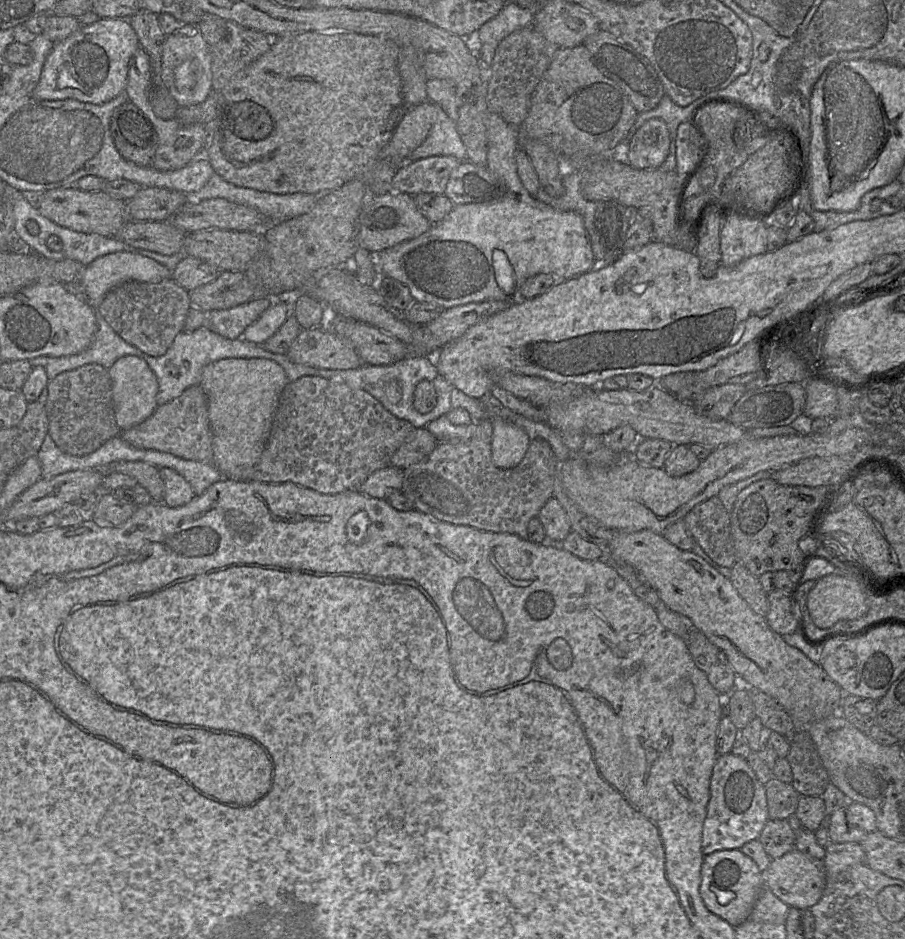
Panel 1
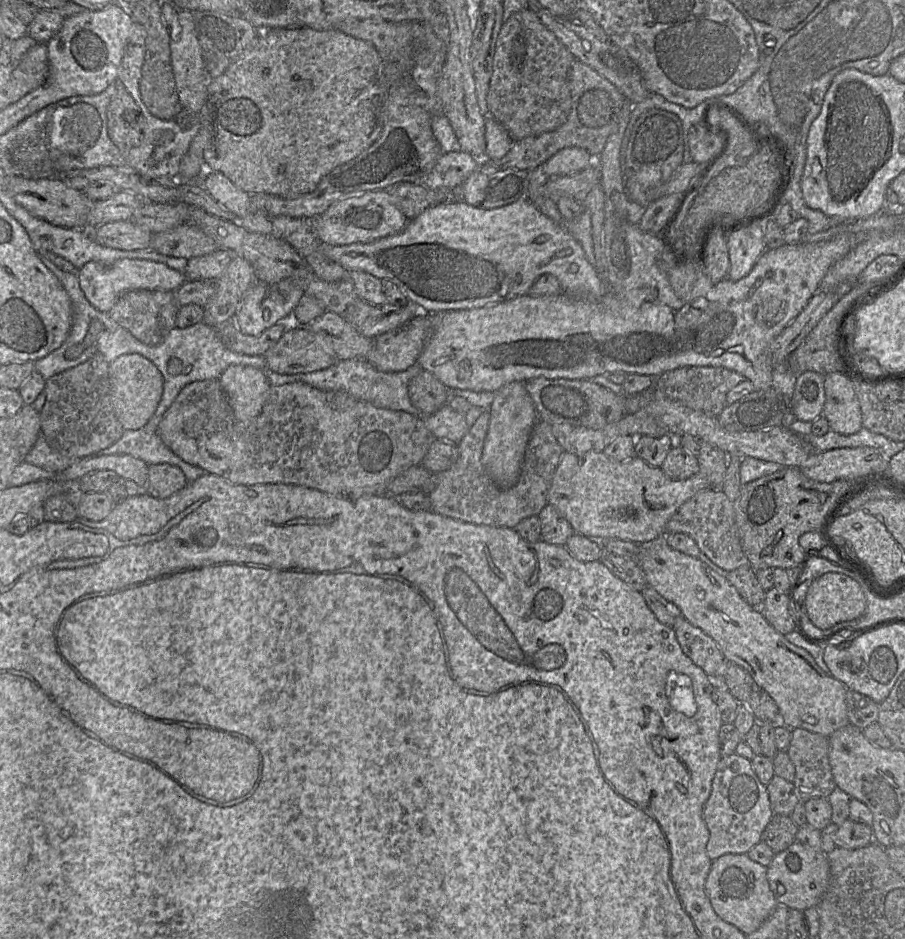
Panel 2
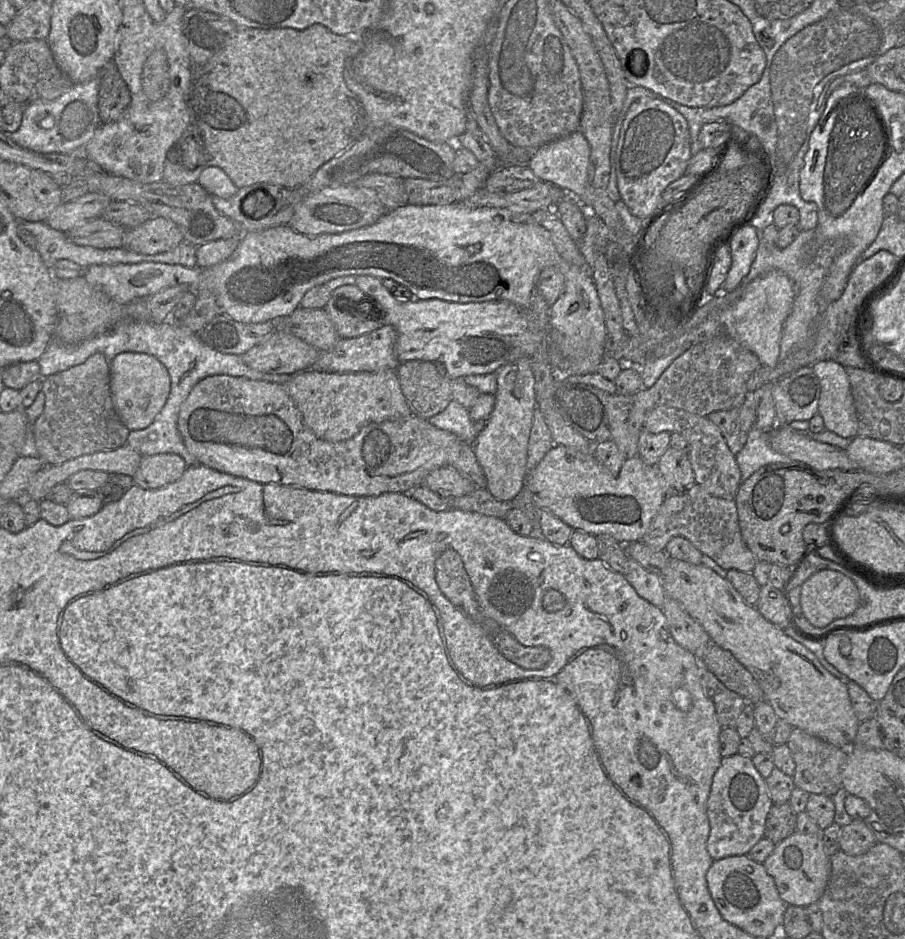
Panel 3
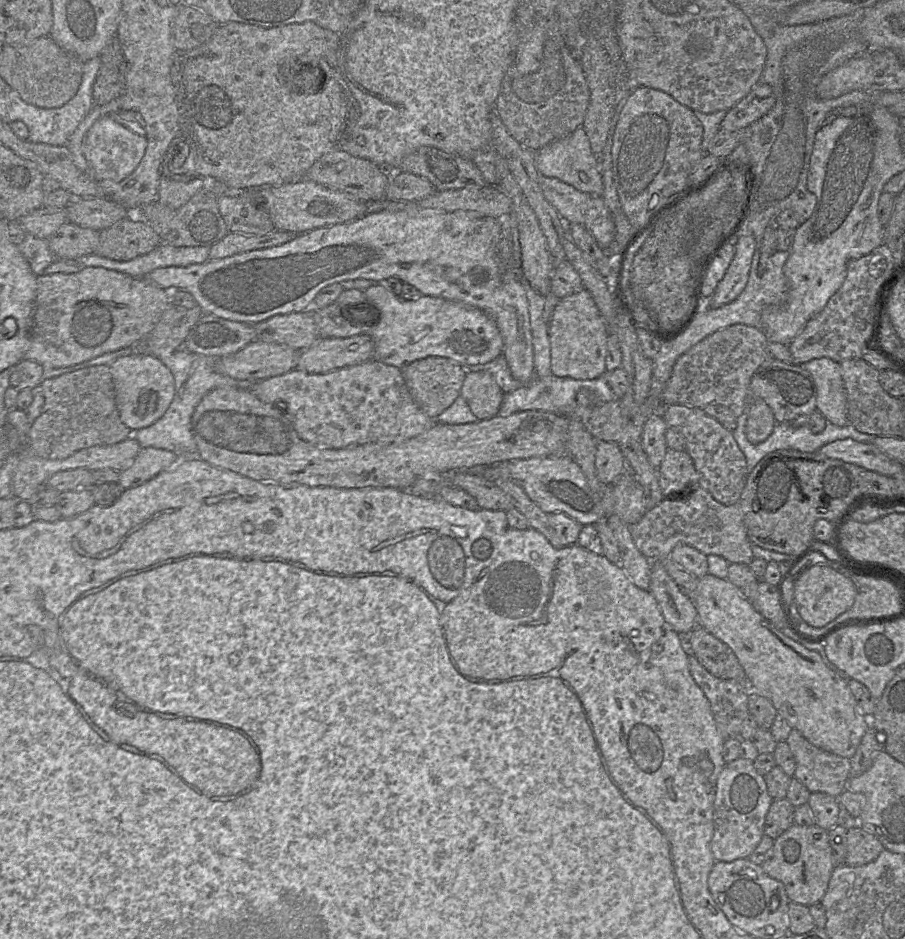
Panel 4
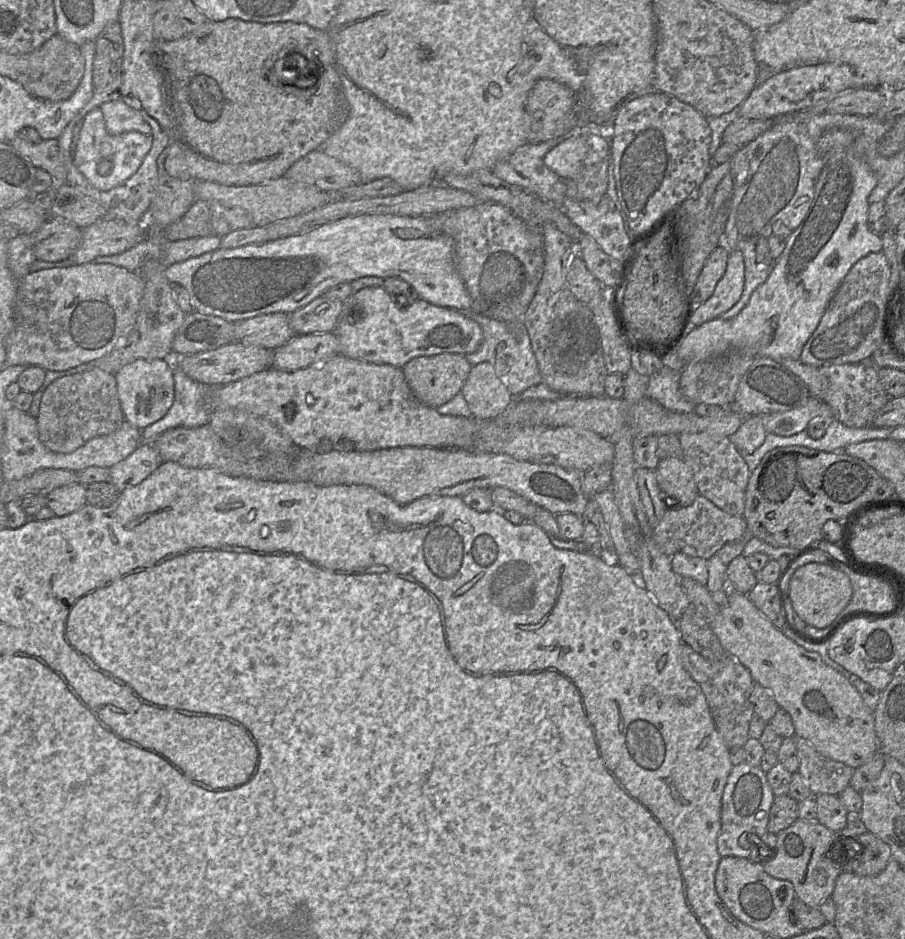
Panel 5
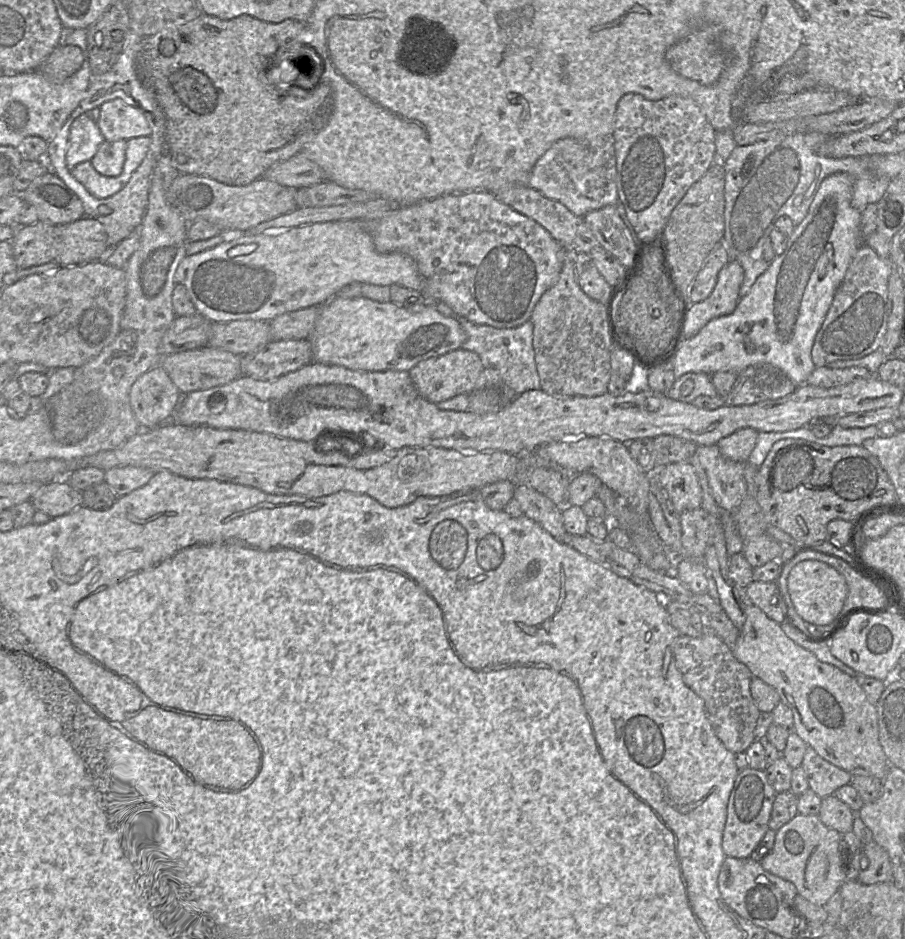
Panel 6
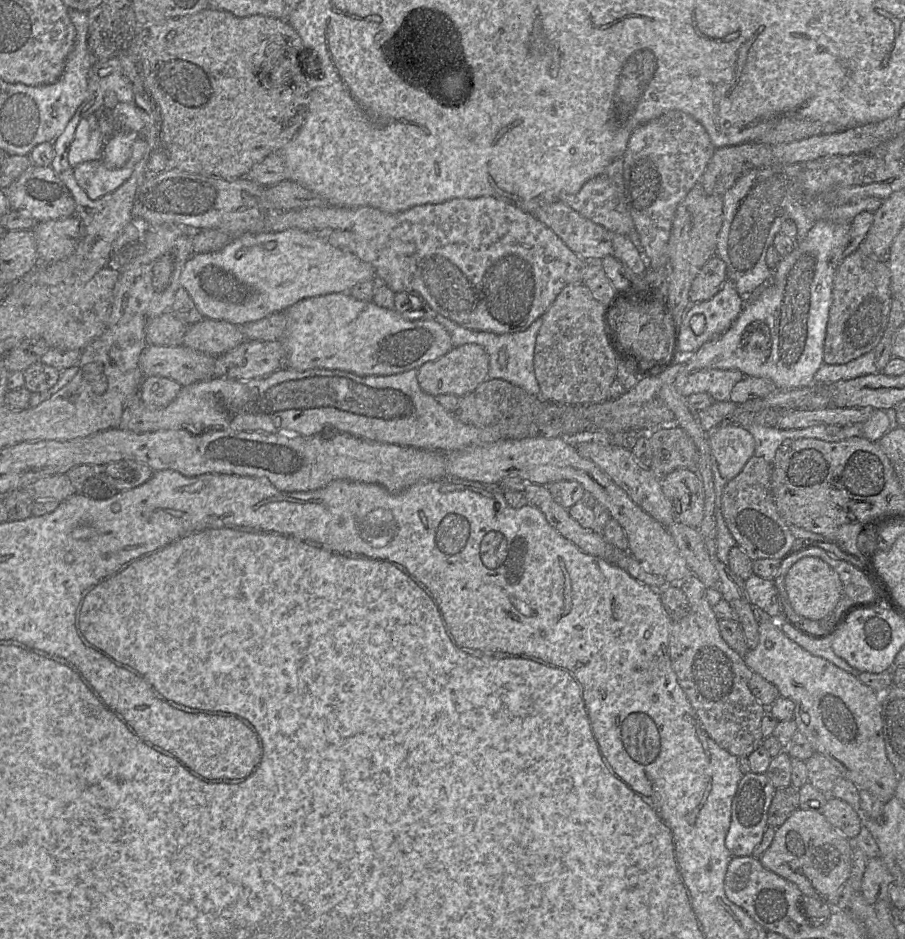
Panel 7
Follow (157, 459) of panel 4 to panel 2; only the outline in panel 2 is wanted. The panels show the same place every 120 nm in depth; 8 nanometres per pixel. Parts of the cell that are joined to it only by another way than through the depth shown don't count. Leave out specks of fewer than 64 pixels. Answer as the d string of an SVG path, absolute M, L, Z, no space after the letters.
M167 463L149 465L146 493L154 498L165 499L187 485L182 471Z

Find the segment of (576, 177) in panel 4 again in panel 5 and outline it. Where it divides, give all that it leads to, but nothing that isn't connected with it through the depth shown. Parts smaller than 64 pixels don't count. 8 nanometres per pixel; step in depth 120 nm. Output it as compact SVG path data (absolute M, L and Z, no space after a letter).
M572 138L549 152L544 163L559 176L573 179L580 172L584 155L584 141L581 138Z

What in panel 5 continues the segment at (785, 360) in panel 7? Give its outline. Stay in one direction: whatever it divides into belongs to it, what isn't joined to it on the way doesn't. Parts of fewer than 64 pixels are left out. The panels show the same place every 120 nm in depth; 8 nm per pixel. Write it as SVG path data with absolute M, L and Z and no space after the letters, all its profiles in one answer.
M844 129L826 131L818 140L818 148L821 155L825 158L826 164L819 174L816 183L812 205L800 225L793 230L791 235L787 238L787 243L784 251L781 253L774 264L774 268L764 283L759 285L752 293L747 305L732 319L715 318L704 322L700 326L695 327L689 333L686 334L676 351L679 358L685 363L690 361L701 361L714 359L730 352L751 353L758 357L769 357L777 361L781 361L783 358L790 358L799 360L802 349L808 339L811 337L815 329L817 328L826 308L830 301L834 297L844 277L847 275L851 267L861 258L867 256L870 253L882 251L882 239L881 236L871 232L867 225L867 216L869 210L868 197L871 191L877 185L877 178L875 174L870 170L867 164L855 156L851 151L851 134Z

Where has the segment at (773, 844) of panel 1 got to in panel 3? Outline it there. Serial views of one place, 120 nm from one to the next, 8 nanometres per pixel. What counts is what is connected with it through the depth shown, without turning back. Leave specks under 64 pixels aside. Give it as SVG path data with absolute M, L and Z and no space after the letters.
M789 802L773 804L766 818L764 838L779 844L796 831L796 822L797 814Z

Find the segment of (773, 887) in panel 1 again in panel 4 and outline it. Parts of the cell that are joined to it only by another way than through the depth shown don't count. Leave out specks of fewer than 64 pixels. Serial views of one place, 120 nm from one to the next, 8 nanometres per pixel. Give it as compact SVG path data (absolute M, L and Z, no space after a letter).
M792 824L774 840L769 857L761 867L769 877L784 885L791 902L807 907L821 902L836 867L834 853L829 844L828 831L815 824L811 826Z

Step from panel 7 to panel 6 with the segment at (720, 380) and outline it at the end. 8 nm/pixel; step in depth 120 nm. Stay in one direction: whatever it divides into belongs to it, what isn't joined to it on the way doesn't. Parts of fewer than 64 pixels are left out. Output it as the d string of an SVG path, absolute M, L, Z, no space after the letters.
M686 373L677 378L667 397L683 403L692 403L698 396L718 396L711 375L704 373Z

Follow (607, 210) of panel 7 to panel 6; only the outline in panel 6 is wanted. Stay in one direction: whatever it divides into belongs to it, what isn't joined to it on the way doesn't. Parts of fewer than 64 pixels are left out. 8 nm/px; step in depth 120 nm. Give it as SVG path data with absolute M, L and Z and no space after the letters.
M568 137L553 143L537 160L526 185L546 198L560 202L574 215L584 217L591 211L618 203L616 177L616 156L611 141L593 148Z

